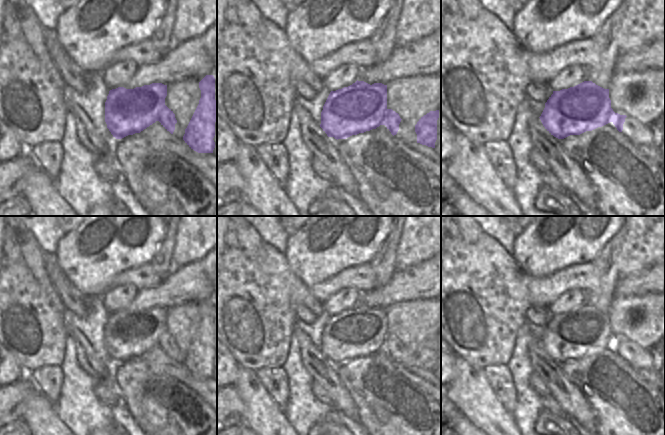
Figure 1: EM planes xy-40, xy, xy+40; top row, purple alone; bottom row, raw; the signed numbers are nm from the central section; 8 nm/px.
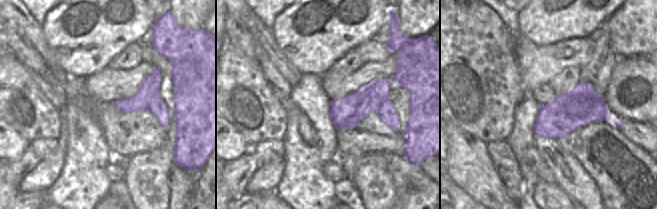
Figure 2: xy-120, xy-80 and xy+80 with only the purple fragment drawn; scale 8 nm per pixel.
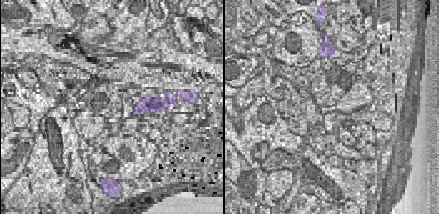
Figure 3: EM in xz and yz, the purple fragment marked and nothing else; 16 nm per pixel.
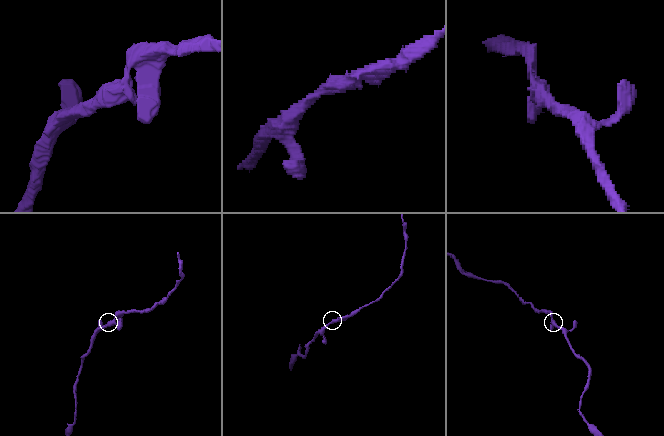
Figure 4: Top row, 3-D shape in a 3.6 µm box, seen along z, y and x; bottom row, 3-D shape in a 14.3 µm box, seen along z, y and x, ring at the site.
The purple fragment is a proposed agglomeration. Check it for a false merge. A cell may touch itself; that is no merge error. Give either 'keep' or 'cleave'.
keep

